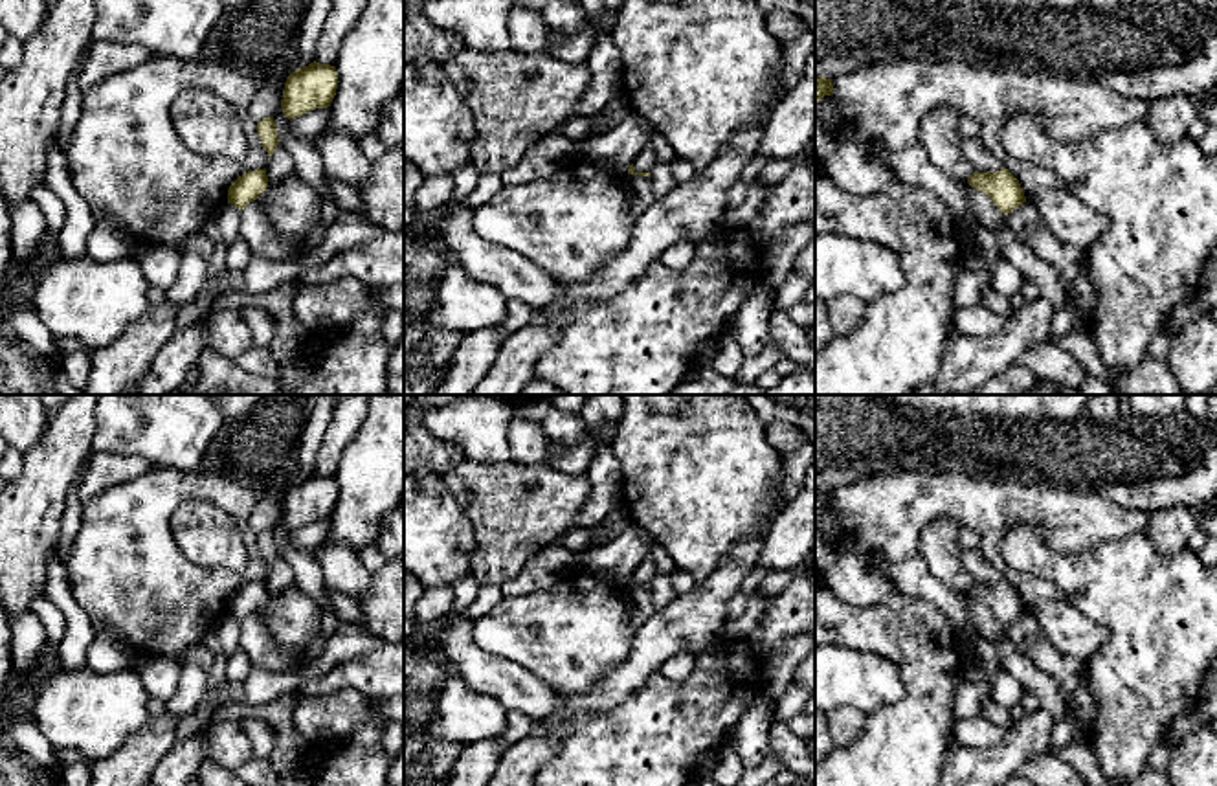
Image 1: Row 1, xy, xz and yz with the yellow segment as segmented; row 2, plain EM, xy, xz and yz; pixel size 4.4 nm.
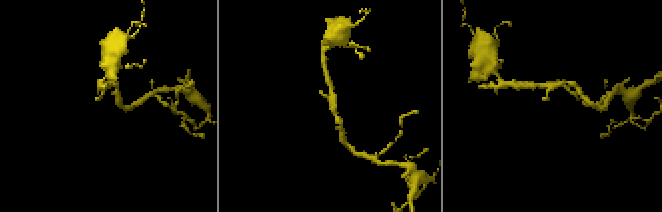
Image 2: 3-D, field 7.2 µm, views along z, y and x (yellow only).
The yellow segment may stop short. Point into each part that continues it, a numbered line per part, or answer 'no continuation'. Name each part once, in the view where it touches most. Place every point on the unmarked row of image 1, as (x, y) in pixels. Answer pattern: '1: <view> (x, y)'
no continuation

